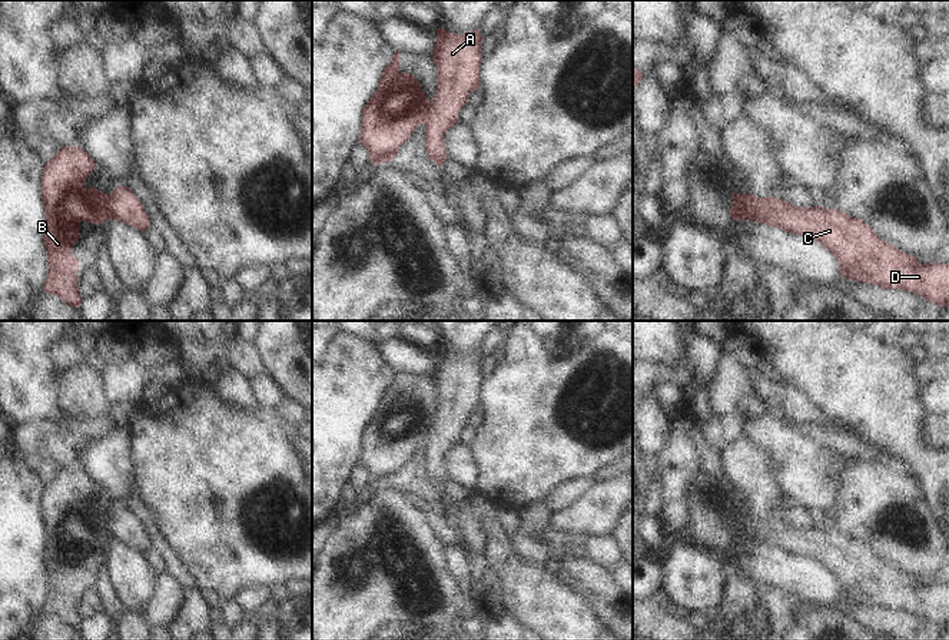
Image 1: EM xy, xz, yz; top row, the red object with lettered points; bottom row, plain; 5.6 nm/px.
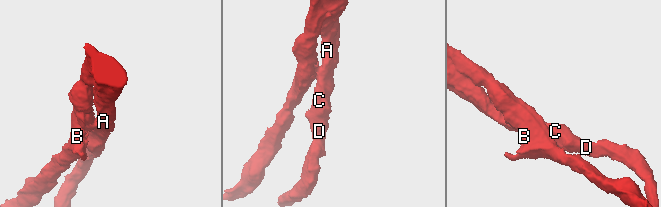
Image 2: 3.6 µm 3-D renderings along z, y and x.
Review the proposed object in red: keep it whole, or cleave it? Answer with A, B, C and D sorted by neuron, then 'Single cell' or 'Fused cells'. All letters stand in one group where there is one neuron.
Groups: A C D / B. Fused cells

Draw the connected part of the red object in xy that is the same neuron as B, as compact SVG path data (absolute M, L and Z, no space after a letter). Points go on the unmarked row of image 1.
M64 467L42 494L43 561L49 586L43 613L57 616L73 629L83 621L77 610L79 580L72 576L72 566L79 561L79 544L100 546L112 540L109 515L83 507L94 490L94 481L80 467Z

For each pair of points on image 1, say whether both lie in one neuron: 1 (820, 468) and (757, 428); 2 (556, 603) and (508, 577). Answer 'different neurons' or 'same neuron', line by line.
1: same neuron
2: same neuron

